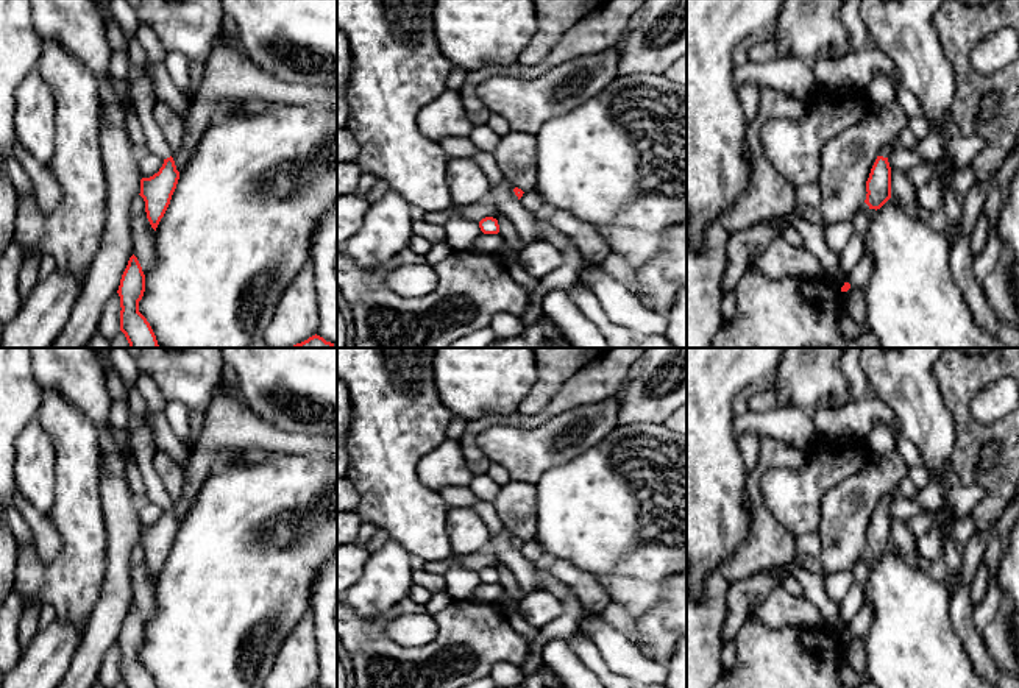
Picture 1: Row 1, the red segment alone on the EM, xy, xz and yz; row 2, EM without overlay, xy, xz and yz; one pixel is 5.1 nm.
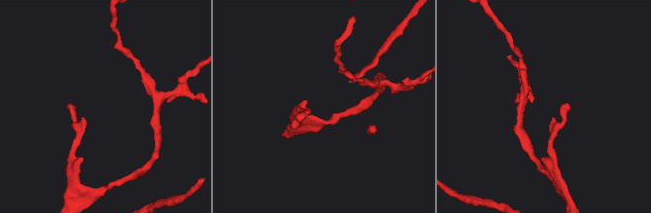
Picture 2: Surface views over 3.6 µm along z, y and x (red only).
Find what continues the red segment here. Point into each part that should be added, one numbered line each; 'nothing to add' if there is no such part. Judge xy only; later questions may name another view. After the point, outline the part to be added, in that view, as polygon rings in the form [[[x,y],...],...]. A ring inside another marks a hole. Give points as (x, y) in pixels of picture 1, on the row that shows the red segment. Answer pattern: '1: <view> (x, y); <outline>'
1: xy (144, 95); [[[147,72],[134,81],[131,98],[147,137],[147,150],[162,159],[173,156],[172,148],[153,117],[153,106],[159,98],[156,95],[154,81]]]

